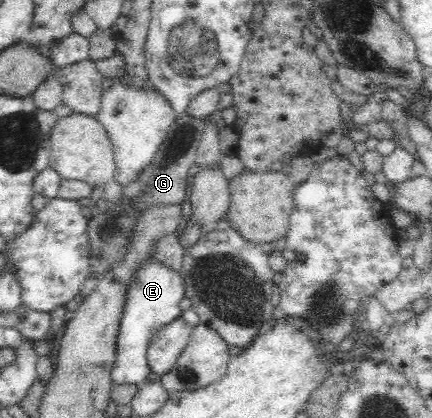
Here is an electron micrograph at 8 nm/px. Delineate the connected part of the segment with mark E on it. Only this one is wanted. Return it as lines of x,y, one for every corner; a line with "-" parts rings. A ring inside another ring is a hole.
153,258
147,259
139,271
131,278
126,295
126,305
122,309
115,362
111,369
111,379
114,385
141,385
148,381
151,373
148,364
147,347
152,337
180,317
182,309
178,306
185,295
185,284
179,272
174,272

